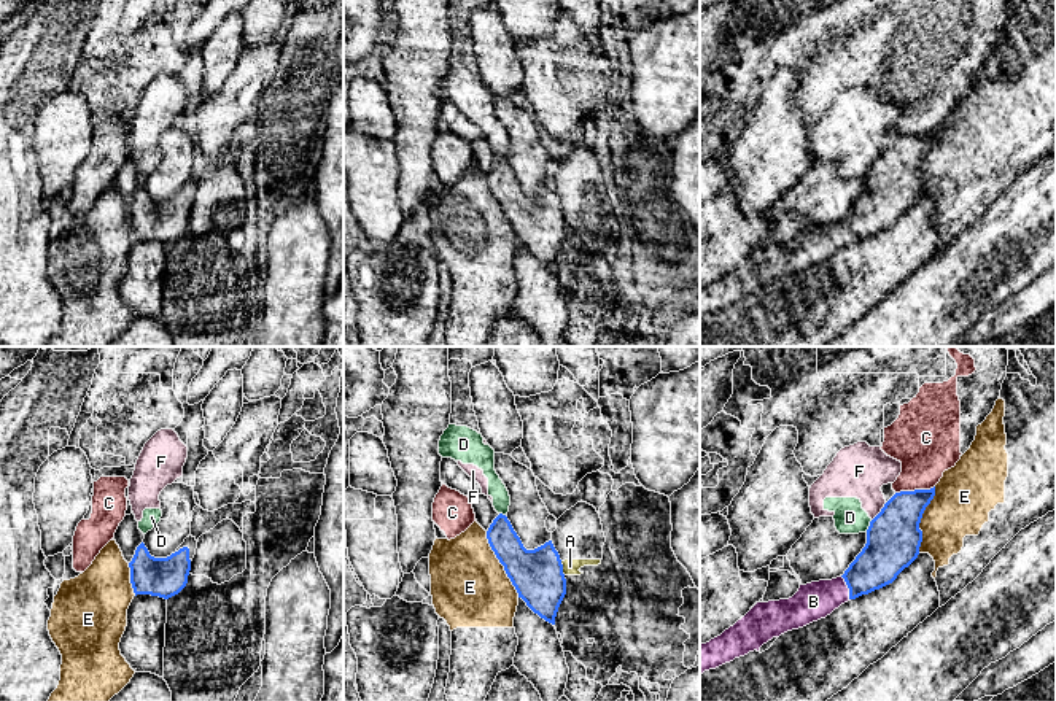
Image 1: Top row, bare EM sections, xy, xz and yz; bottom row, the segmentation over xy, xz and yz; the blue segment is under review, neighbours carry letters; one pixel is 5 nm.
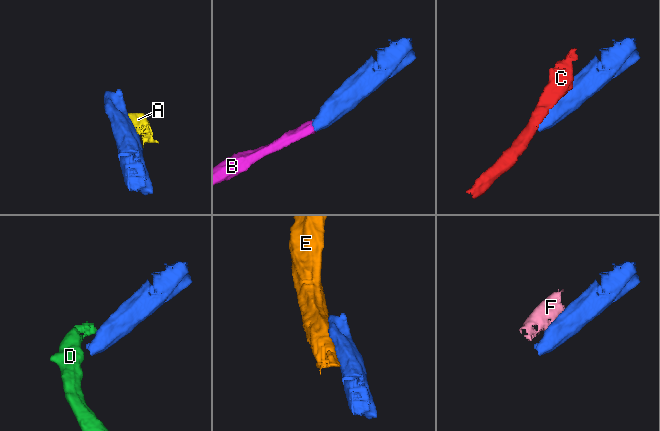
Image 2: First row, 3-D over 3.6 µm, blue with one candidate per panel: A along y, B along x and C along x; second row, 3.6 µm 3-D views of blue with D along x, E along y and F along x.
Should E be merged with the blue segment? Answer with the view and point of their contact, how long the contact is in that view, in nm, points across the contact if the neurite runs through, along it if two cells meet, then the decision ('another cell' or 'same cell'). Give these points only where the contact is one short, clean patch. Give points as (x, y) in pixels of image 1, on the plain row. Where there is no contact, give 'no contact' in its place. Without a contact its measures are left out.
contact xz (501, 207); length 380 nm; another cell

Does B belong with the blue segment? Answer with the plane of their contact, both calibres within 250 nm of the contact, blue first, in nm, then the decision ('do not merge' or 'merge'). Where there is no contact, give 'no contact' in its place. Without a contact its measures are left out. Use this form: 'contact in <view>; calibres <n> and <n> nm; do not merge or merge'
contact in yz; calibres 220 and 190 nm; merge

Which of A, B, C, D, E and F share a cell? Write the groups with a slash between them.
A / B / C / D F / E

